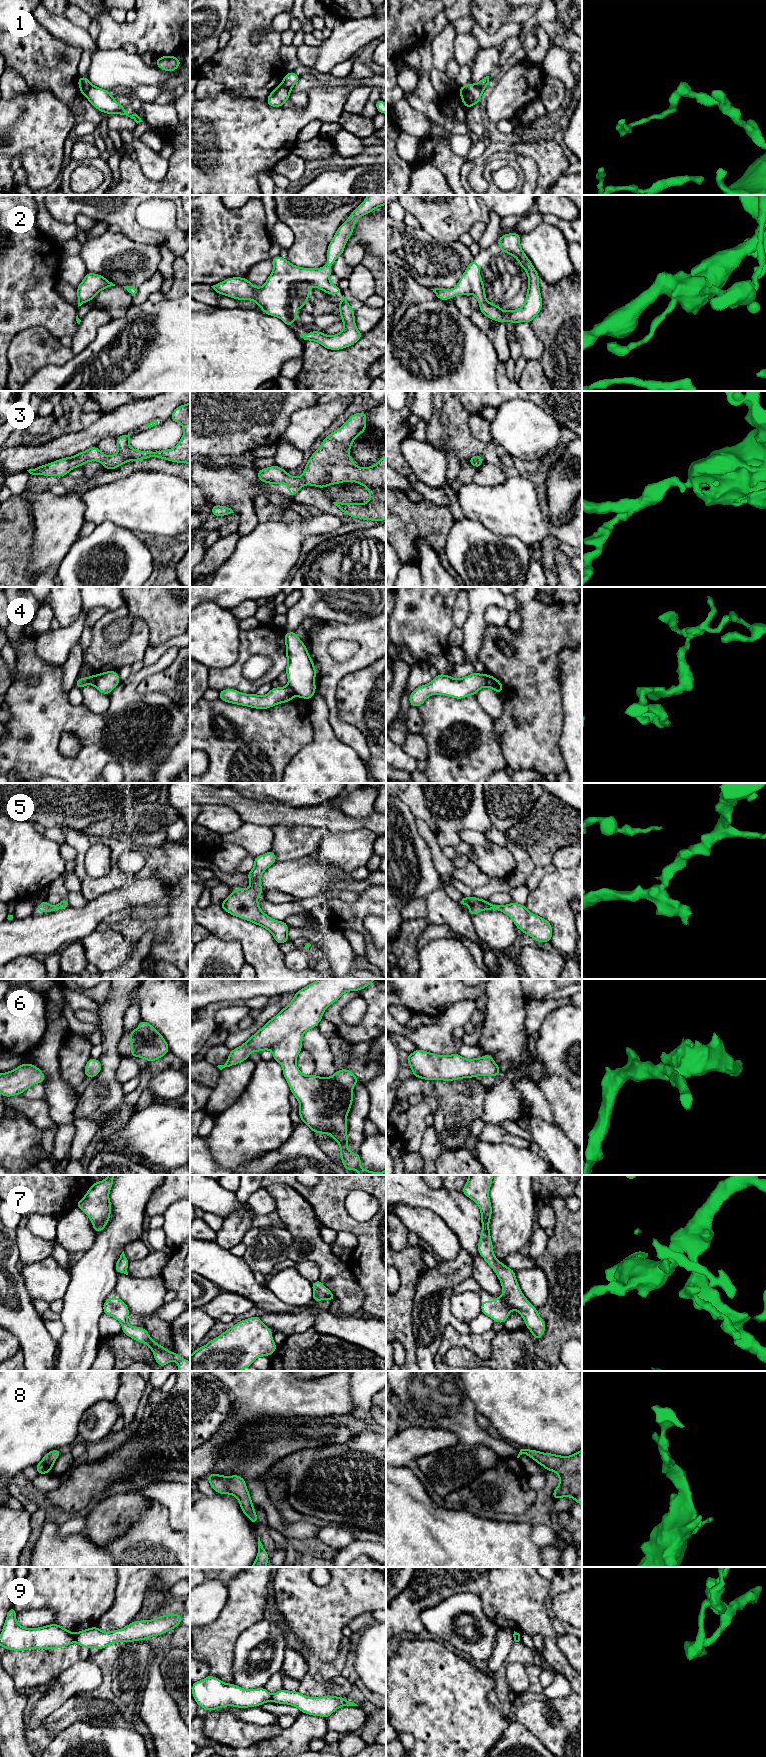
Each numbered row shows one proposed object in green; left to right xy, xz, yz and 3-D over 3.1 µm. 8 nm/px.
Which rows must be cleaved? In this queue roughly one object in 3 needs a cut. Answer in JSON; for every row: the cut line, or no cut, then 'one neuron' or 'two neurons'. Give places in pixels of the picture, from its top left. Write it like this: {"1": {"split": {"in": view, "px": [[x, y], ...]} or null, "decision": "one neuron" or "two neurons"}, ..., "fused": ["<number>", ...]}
{"1": {"split": {"in": "xy", "px": [[91, 84], [84, 95]]}, "decision": "two neurons"}, "2": {"split": null, "decision": "one neuron"}, "3": {"split": null, "decision": "one neuron"}, "4": {"split": {"in": "yz", "px": [[487, 675], [487, 684], [489, 686]]}, "decision": "two neurons"}, "5": {"split": null, "decision": "one neuron"}, "6": {"split": null, "decision": "one neuron"}, "7": {"split": null, "decision": "one neuron"}, "8": {"split": null, "decision": "one neuron"}, "9": {"split": {"in": "xy", "px": [[74, 1633], [75, 1641]]}, "decision": "two neurons"}, "fused": ["1", "4", "9"]}

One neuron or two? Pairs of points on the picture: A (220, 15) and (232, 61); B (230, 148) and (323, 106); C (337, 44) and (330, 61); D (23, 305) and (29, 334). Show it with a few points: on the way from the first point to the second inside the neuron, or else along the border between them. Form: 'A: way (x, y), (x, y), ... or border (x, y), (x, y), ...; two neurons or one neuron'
A: border (230, 10), (225, 29); two neurons
B: way (253, 136), (269, 134), (285, 122), (300, 117); one neuron
C: way (336, 48), (330, 54), (330, 57); one neuron
D: border (51, 334), (43, 327), (29, 326), (10, 343); two neurons

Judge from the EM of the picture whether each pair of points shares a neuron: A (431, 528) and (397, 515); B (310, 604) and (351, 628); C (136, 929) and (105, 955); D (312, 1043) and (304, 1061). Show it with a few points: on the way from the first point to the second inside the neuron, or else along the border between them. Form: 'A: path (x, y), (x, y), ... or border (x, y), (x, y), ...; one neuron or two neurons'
A: path (423, 520), (405, 520); one neuron
B: border (324, 620), (342, 622), (363, 621); two neurons
C: border (110, 927), (117, 930), (136, 946); two neurons
D: border (302, 1048), (313, 1057), (313, 1073); two neurons

